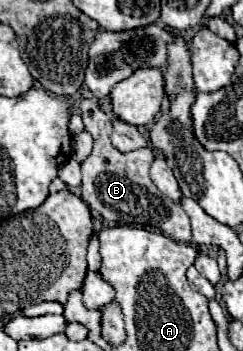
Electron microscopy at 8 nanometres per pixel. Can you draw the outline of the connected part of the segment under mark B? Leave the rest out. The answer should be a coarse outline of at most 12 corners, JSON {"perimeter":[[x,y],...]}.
{"perimeter":[[97,99],[79,103],[93,151],[81,195],[107,225],[189,243],[189,217],[149,179],[151,149],[119,153]]}

